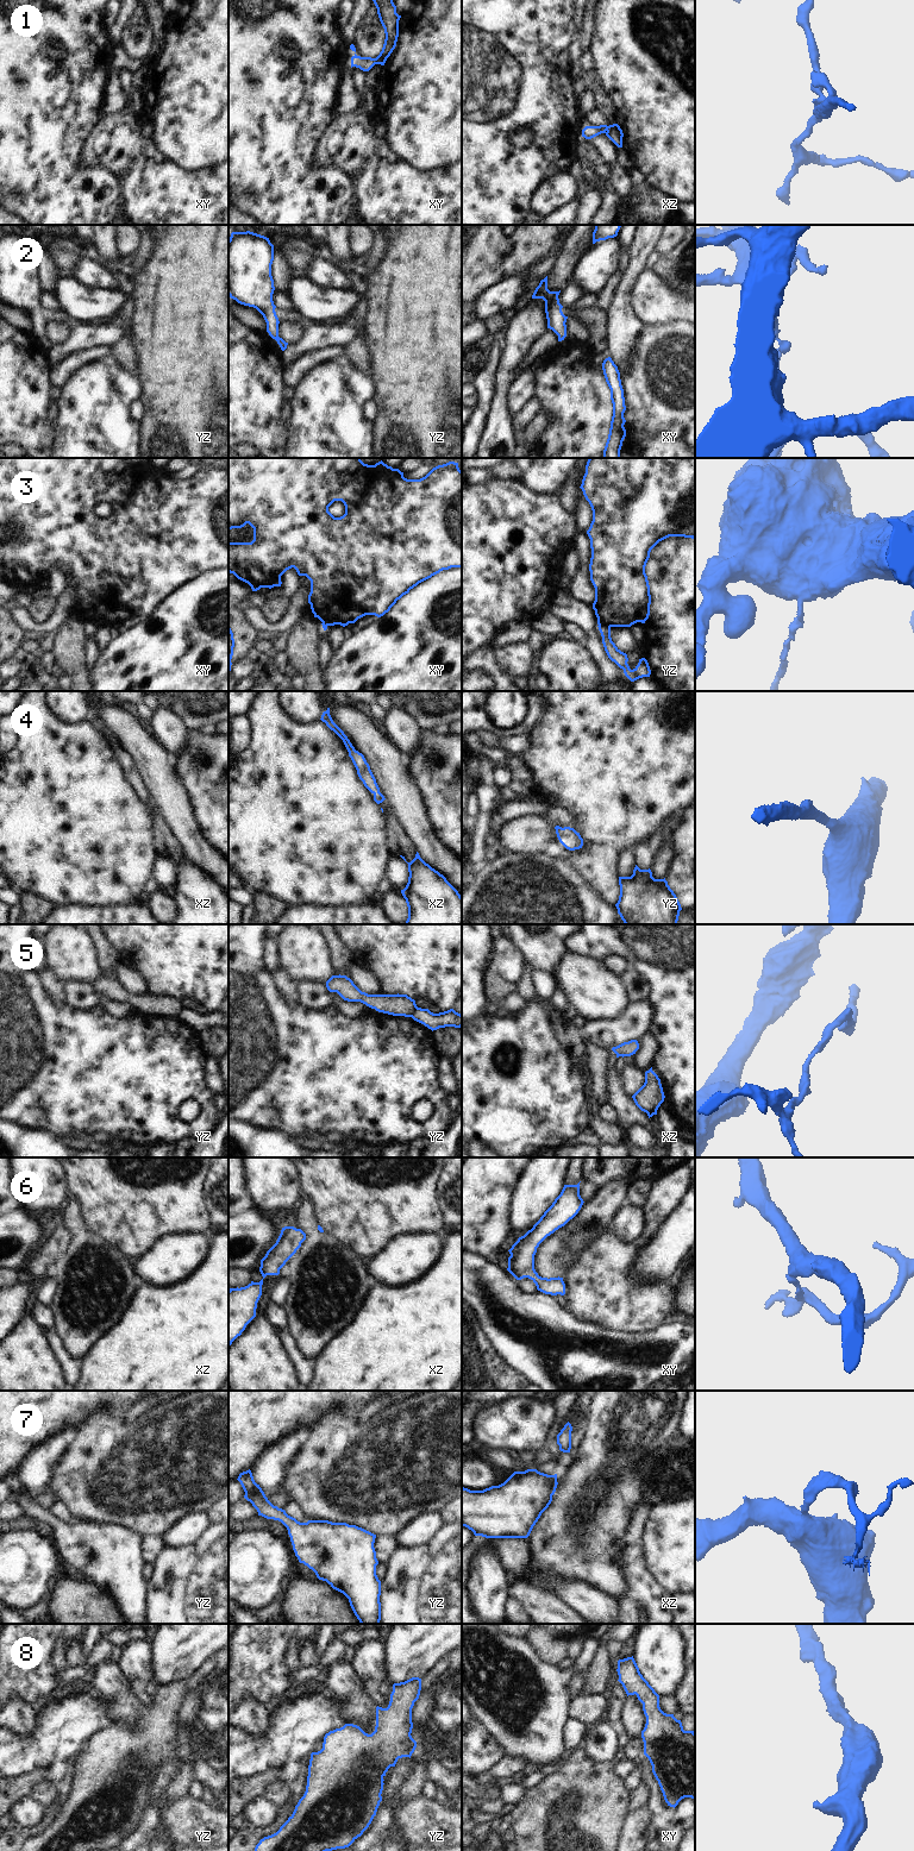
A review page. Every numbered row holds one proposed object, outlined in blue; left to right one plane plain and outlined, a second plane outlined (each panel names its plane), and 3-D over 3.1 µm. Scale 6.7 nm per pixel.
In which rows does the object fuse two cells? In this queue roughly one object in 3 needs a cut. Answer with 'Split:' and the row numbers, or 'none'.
Split: 1, 3, 5

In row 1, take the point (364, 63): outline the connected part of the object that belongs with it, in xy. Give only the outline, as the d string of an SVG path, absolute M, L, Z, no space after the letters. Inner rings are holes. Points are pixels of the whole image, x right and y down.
M356 54L351 57L351 68L356 67L363 71L369 71L375 65L375 58L361 57Z

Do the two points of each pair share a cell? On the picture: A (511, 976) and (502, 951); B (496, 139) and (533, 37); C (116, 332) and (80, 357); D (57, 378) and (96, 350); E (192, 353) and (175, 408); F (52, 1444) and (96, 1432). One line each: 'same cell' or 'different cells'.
A: same cell
B: same cell
C: different cells
D: same cell
E: same cell
F: different cells

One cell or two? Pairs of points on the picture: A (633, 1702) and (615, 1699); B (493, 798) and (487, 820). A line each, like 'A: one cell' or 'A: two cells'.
A: two cells
B: one cell

